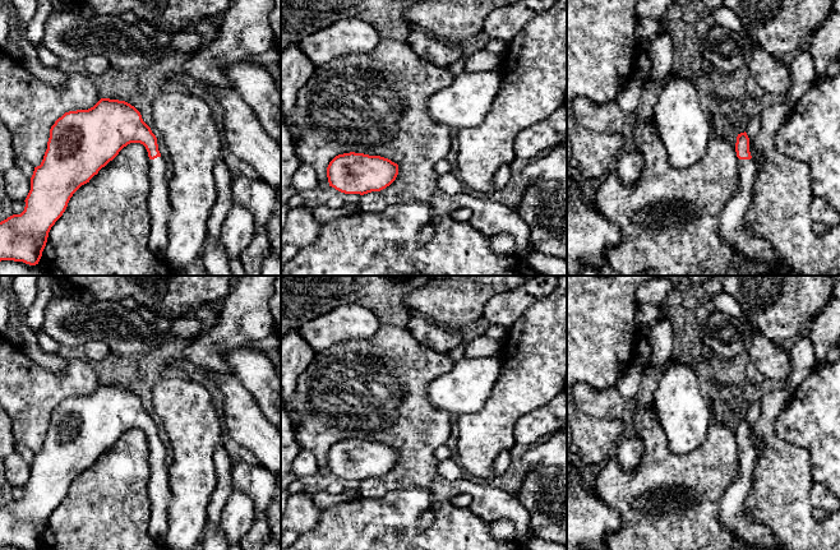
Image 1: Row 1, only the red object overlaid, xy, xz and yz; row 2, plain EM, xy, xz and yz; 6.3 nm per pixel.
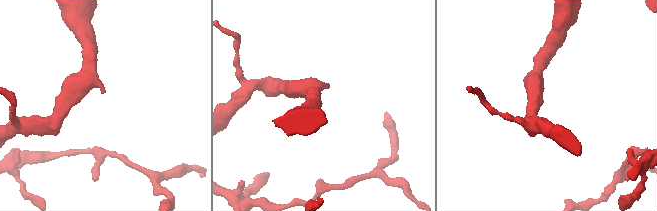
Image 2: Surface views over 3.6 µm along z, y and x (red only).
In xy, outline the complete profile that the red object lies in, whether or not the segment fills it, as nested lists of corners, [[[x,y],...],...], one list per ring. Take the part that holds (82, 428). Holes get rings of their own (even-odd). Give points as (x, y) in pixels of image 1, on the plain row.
[[[101,384],[88,396],[65,398],[51,412],[43,445],[31,463],[24,496],[0,508],[0,547],[38,550],[49,518],[73,480],[130,429],[143,430],[151,445],[148,532],[163,542],[171,491],[157,424],[134,392]]]

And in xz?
[[[343,439],[327,453],[329,472],[345,480],[368,480],[389,472],[398,461],[398,450],[380,442]]]

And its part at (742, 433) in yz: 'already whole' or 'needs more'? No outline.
needs more

